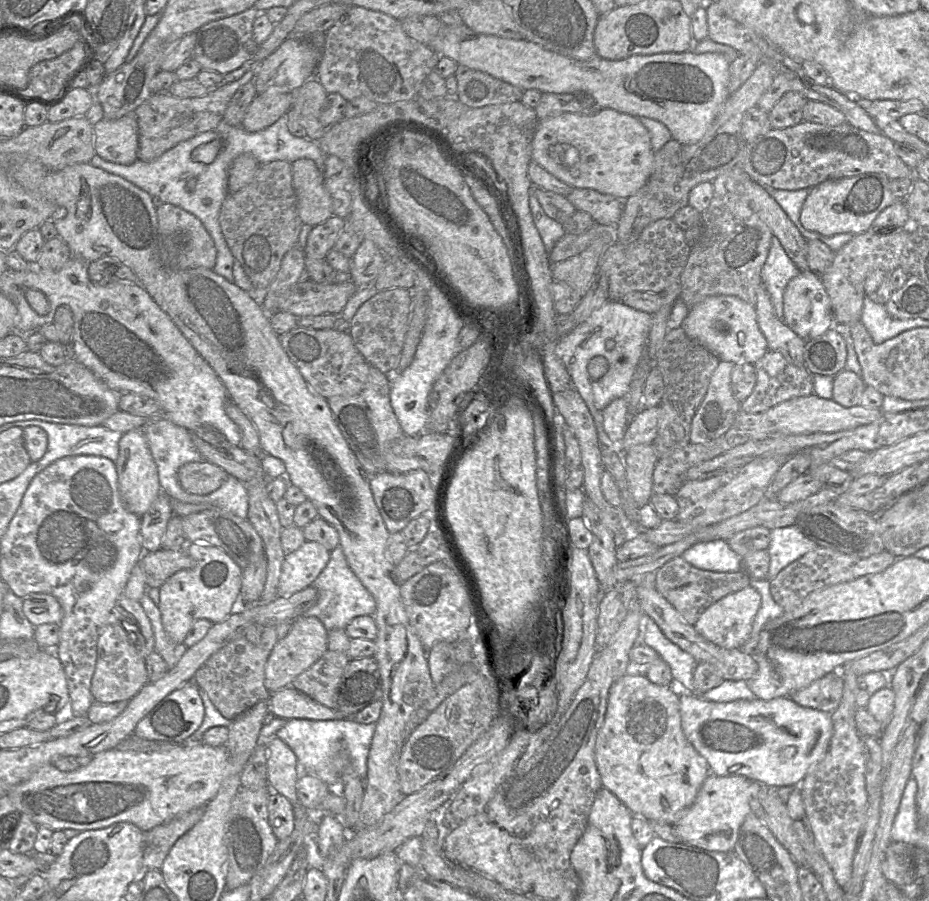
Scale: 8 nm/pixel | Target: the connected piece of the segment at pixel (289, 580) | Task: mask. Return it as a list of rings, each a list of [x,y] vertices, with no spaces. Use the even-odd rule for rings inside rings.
[[[306,541],[295,552],[285,556],[278,596],[288,598],[310,587],[328,564],[330,553],[323,545]]]

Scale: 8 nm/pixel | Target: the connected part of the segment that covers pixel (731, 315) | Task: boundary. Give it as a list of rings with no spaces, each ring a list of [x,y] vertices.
[[[736,296],[707,297],[689,309],[681,327],[691,339],[715,354],[719,360],[754,364],[769,351],[766,338],[757,323],[755,306]]]

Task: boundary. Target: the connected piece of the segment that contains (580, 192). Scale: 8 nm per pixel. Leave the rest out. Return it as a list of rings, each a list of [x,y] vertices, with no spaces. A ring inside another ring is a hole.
[[[575,188],[567,199],[576,210],[589,213],[600,225],[618,225],[623,213],[622,200],[593,189]]]

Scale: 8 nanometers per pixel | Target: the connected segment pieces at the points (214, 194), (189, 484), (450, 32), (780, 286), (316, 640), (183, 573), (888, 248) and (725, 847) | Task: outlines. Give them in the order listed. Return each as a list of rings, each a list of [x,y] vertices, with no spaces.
[[[283,114],[274,124],[257,132],[248,132],[242,126],[232,126],[224,119],[213,130],[206,131],[180,142],[153,161],[137,159],[129,165],[104,160],[95,154],[89,164],[121,176],[163,203],[178,206],[196,216],[212,237],[217,250],[216,264],[212,270],[229,282],[234,282],[235,258],[225,240],[219,214],[228,196],[228,171],[236,157],[252,154],[258,162],[266,164],[276,160],[293,163],[298,159],[313,160],[321,173],[325,172],[326,154],[317,142],[292,135],[288,129],[288,115]]]
[[[207,461],[189,462],[180,467],[177,479],[181,488],[190,494],[207,495],[219,489],[228,473]]]
[[[464,24],[457,27],[444,25],[430,42],[430,48],[439,56],[454,60],[458,65],[484,72],[524,91],[536,89],[542,93],[587,93],[602,108],[610,108],[637,118],[647,117],[663,123],[670,130],[673,139],[682,144],[694,144],[702,139],[730,95],[728,80],[731,61],[720,53],[696,54],[693,51],[686,51],[635,55],[623,60],[606,60],[596,56],[587,61],[579,61],[545,50],[525,39],[513,40],[477,34]]]
[[[774,236],[761,270],[761,280],[779,319],[783,320],[784,318],[783,296],[786,286],[800,272],[781,246],[779,240]]]
[[[299,617],[291,624],[288,635],[275,644],[265,667],[264,684],[273,694],[291,685],[293,680],[309,669],[328,650],[328,631],[316,617]]]
[[[187,543],[186,552],[194,560],[195,566],[176,572],[159,588],[158,609],[163,628],[167,636],[178,644],[184,643],[188,631],[196,621],[219,623],[229,617],[233,608],[242,607],[240,590],[243,569],[223,550],[212,545]]]
[[[908,229],[889,234],[868,230],[854,235],[848,243],[835,252],[832,264],[820,275],[831,302],[835,325],[846,328],[849,324],[860,320],[866,296],[864,289],[866,277],[875,270],[891,273],[898,268],[909,236]]]
[[[710,773],[703,782],[693,804],[687,808],[680,818],[672,825],[680,837],[681,842],[708,851],[733,851],[740,827],[746,816],[752,812],[750,807],[752,783],[755,783],[755,781],[744,776],[718,776]]]

